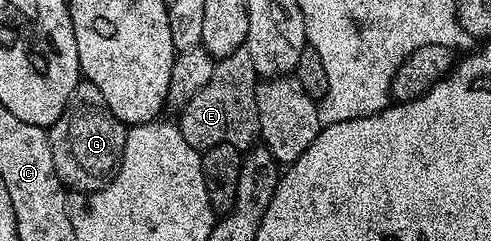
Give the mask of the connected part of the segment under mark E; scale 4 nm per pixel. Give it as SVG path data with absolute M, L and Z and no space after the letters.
M244 46L237 48L230 56L225 56L216 61L213 65L211 82L207 82L207 86L203 86L203 90L199 90L199 94L195 94L195 98L191 98L191 102L187 102L187 106L180 109L179 127L183 138L187 138L187 146L197 149L200 153L208 151L213 146L219 146L220 143L230 143L231 146L240 150L248 150L254 147L261 130L259 114L257 113L258 83L259 77L251 62L251 54L248 48Z

